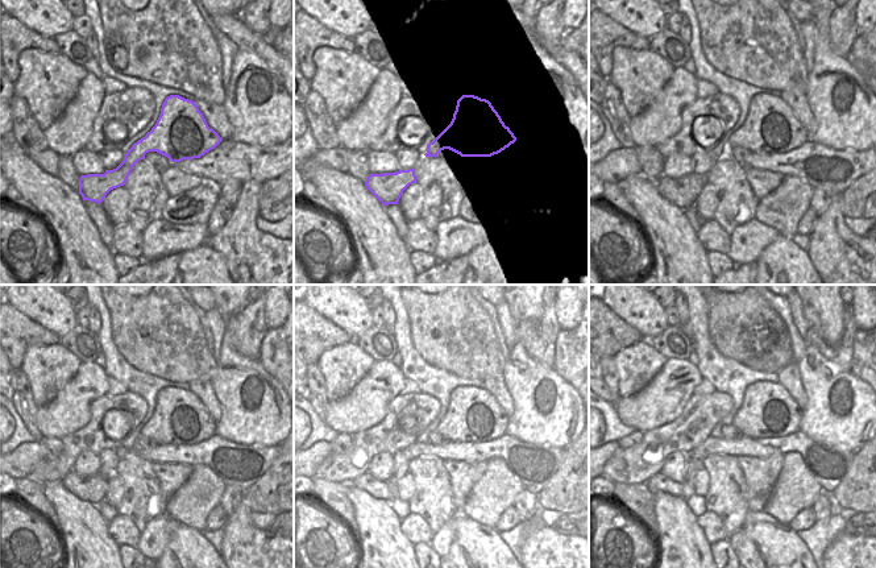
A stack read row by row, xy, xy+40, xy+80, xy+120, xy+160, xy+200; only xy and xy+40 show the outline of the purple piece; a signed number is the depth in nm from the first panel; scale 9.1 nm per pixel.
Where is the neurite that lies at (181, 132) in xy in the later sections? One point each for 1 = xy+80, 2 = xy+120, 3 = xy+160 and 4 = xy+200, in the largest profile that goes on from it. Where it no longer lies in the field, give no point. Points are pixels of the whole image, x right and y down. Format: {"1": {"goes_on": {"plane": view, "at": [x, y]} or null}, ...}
{"1": {"goes_on": {"plane": "xy+80", "at": [771, 125]}}, "2": {"goes_on": {"plane": "xy+120", "at": [179, 418]}}, "3": {"goes_on": {"plane": "xy+160", "at": [473, 415]}}, "4": {"goes_on": {"plane": "xy+200", "at": [768, 410]}}}

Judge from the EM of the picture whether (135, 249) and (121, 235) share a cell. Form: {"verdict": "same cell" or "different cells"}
{"verdict": "same cell"}

